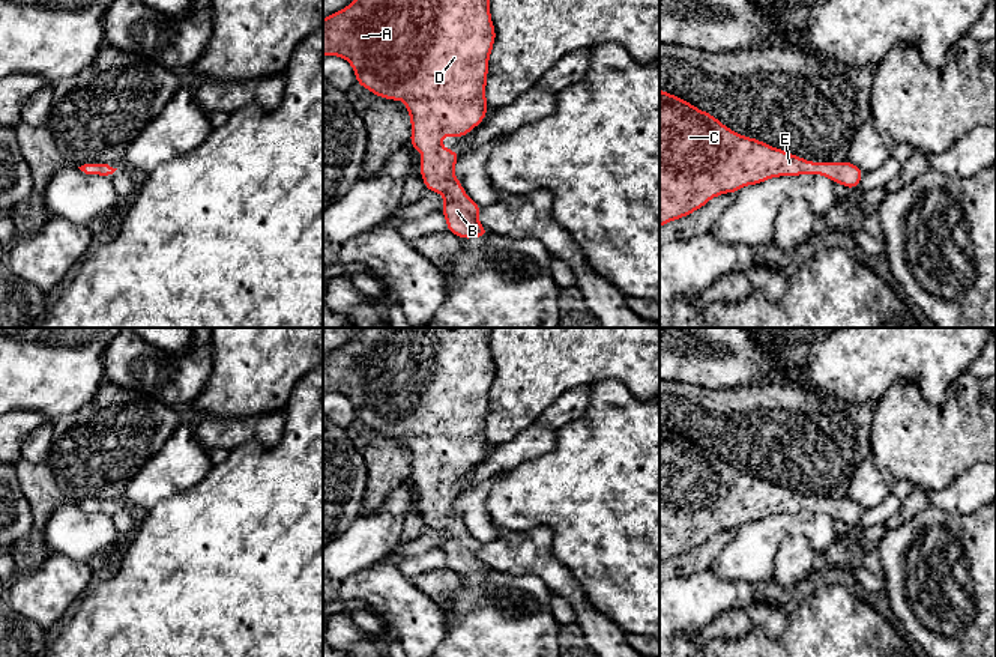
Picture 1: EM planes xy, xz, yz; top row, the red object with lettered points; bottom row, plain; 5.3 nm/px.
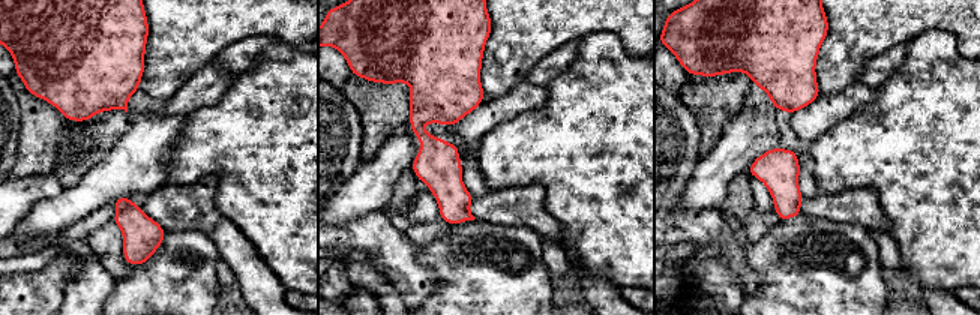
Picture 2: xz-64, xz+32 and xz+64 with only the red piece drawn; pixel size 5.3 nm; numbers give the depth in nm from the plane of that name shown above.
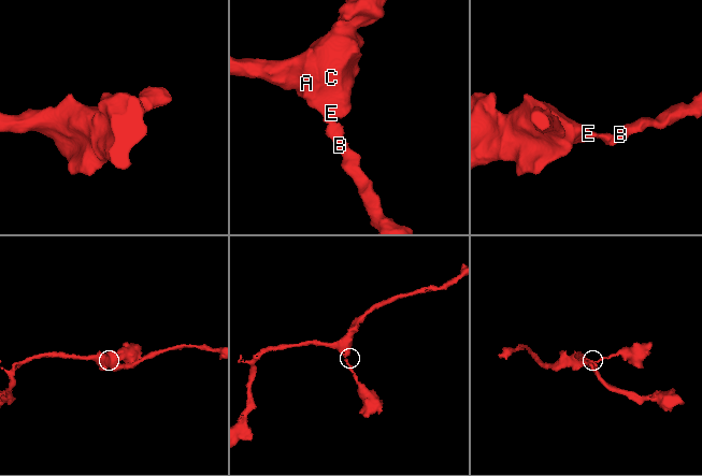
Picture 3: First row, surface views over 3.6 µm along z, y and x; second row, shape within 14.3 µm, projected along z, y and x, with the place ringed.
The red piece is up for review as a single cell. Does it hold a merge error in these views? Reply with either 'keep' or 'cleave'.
keep

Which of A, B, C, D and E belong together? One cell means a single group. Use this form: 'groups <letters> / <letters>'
groups A B C D E

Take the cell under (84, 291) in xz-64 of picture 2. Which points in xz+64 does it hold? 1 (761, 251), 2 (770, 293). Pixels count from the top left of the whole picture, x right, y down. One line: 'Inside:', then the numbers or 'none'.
Inside: none

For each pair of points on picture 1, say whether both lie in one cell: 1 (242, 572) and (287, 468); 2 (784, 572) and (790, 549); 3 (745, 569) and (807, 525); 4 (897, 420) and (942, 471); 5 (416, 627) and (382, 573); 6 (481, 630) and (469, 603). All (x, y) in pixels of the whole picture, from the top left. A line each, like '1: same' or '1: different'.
1: same
2: same
3: same
4: same
5: same
6: same

